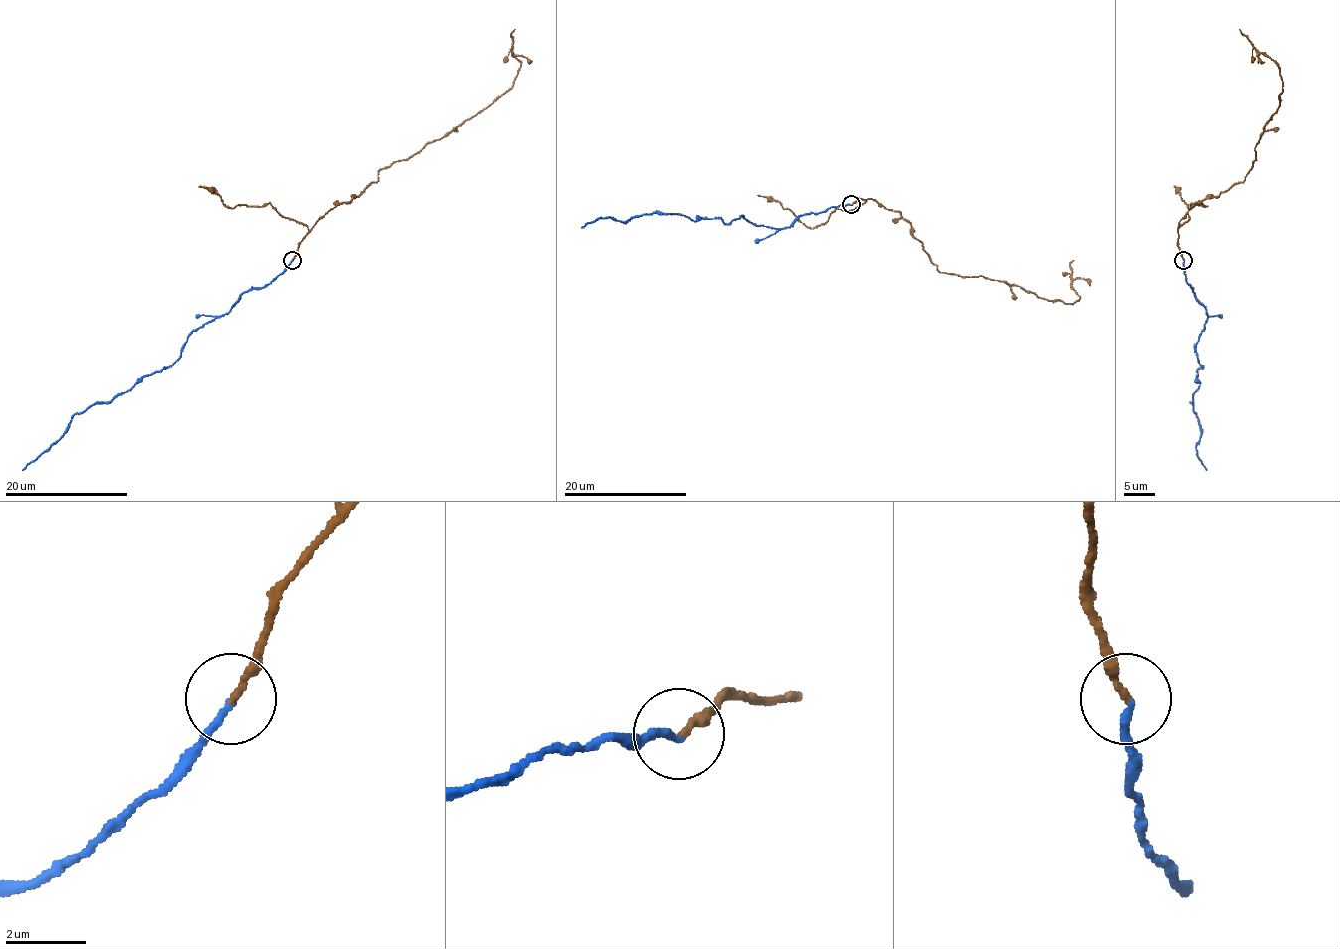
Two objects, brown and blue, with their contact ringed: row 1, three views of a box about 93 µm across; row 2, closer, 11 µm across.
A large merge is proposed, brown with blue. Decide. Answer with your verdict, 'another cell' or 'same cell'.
same cell

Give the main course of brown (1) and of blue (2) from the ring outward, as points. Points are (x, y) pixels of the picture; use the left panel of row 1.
1: (292, 260), (317, 221), (374, 183), (382, 169), (447, 137), (513, 84), (521, 64), (513, 55), (514, 29)
2: (292, 260), (262, 288), (251, 288), (225, 314), (195, 329), (169, 366), (77, 413), (69, 428), (23, 470)

